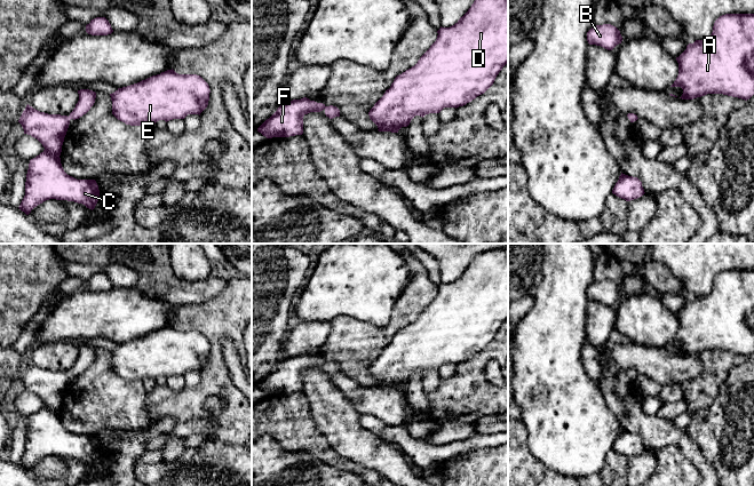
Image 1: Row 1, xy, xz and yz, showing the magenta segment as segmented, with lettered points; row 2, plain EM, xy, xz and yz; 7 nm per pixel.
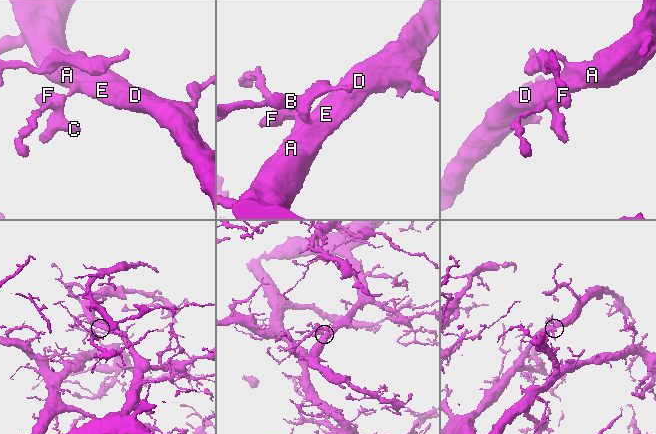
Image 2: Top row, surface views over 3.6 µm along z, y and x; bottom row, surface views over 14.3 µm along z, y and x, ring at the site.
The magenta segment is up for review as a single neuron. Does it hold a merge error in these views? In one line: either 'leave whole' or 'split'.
leave whole

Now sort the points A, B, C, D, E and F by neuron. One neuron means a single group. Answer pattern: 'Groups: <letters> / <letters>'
Groups: A B C D E F

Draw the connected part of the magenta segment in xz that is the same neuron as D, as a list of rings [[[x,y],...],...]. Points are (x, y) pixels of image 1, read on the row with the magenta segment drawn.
[[[475,0],[468,11],[450,27],[437,31],[436,41],[418,63],[397,75],[390,88],[370,110],[379,132],[398,133],[415,115],[459,107],[484,94],[508,63],[508,0]]]

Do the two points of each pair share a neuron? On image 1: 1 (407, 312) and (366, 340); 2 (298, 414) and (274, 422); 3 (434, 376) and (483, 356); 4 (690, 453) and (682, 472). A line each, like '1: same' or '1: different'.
1: same
2: same
3: different
4: different

